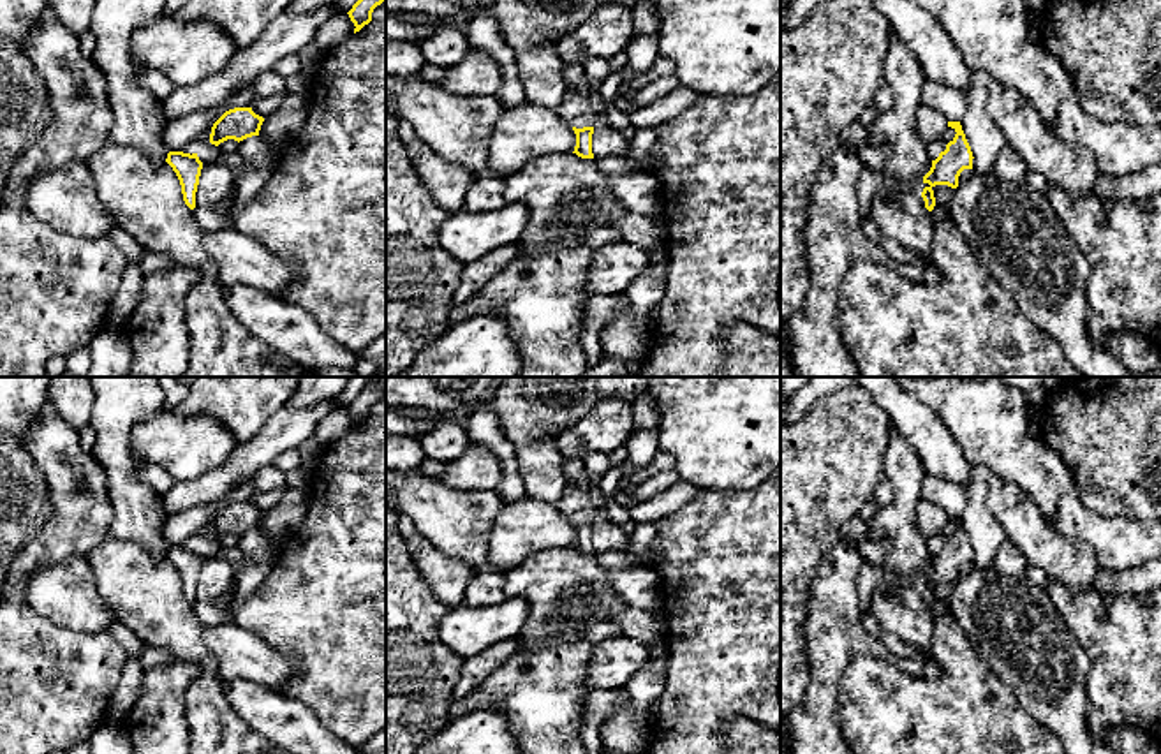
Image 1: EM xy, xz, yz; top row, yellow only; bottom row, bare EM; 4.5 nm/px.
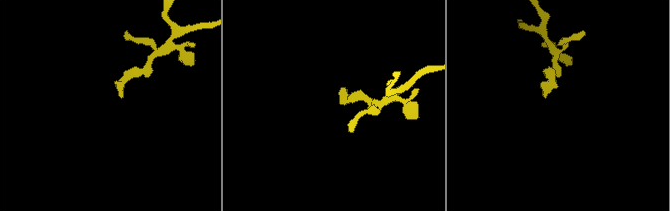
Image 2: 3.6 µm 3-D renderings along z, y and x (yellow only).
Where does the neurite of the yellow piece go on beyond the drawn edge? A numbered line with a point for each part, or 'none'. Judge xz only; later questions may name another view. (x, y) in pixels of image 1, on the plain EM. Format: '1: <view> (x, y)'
1: xz (576, 504)

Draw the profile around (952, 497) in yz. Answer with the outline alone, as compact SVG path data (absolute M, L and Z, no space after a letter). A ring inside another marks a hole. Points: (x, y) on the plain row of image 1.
M927 476L921 497L944 509L948 516L960 516L967 502L967 490L958 483Z

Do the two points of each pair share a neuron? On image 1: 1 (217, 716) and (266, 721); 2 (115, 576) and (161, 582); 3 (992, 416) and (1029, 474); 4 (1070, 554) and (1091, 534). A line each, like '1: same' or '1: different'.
1: different
2: same
3: same
4: different

